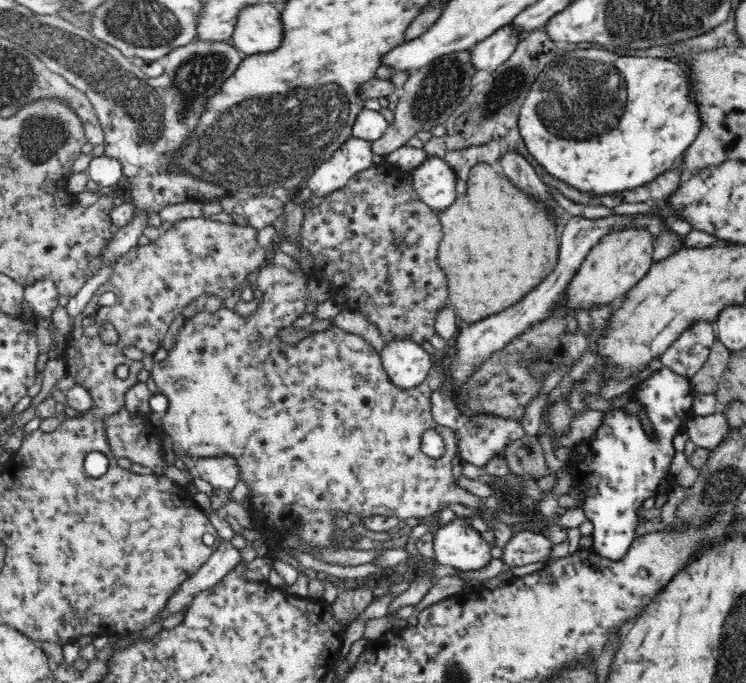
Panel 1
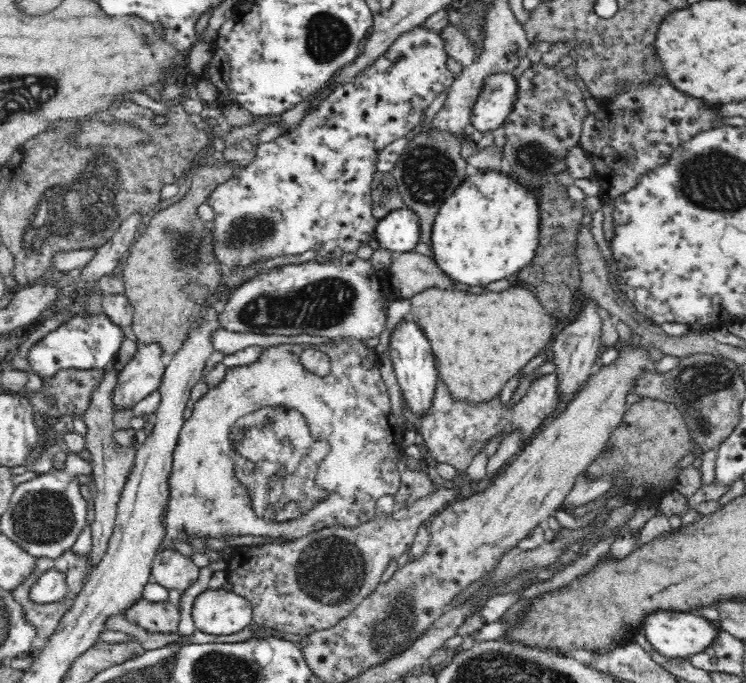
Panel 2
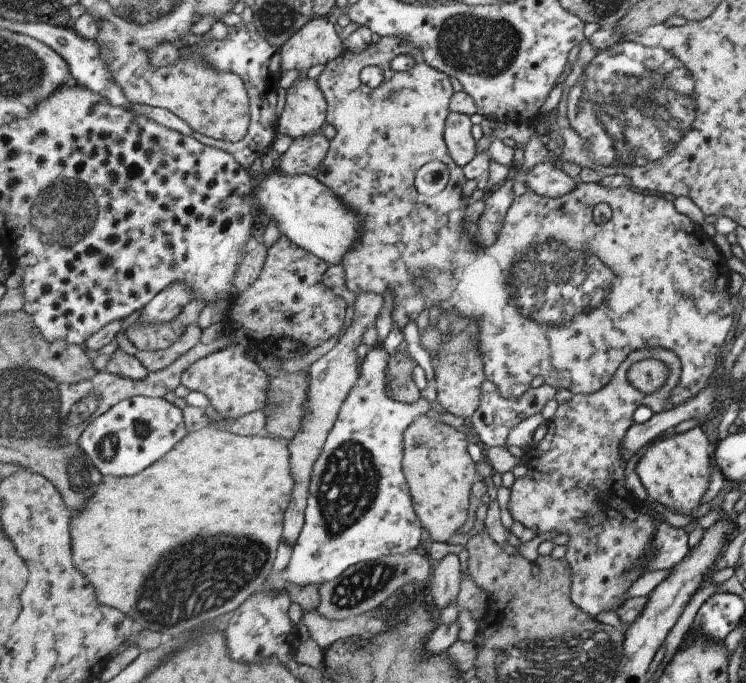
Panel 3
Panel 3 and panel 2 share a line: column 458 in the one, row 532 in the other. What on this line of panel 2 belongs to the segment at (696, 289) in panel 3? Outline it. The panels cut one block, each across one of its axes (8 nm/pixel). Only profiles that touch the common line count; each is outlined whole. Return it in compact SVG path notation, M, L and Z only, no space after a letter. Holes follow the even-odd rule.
M352 336L338 338L334 342L336 342L334 348L324 348L328 344L314 346L330 356L330 364L332 364L330 370L332 372L326 378L320 378L320 376L308 372L300 364L300 354L306 348L312 348L310 344L270 346L262 352L262 356L254 364L228 368L224 380L194 404L192 418L184 422L178 444L174 448L174 468L170 470L170 476L168 476L168 502L166 502L166 508L162 514L166 540L170 540L170 536L184 538L188 534L212 536L212 540L220 540L220 536L224 536L224 534L236 534L236 536L262 536L262 538L268 536L268 538L280 538L284 542L296 542L298 538L304 538L304 536L318 532L318 530L326 530L326 528L334 528L334 526L356 528L360 524L366 524L378 516L376 502L382 496L398 494L400 482L402 482L400 468L402 468L402 464L406 464L406 452L404 452L406 450L404 448L404 432L406 430L400 428L396 414L392 414L392 398L388 398L386 386L380 378L380 360L378 360L376 352L370 352L368 348L364 348L364 344L360 344L358 338L352 338ZM236 484L250 484L248 488L254 492L254 494L250 494L252 498L240 494L240 486L236 486Z

